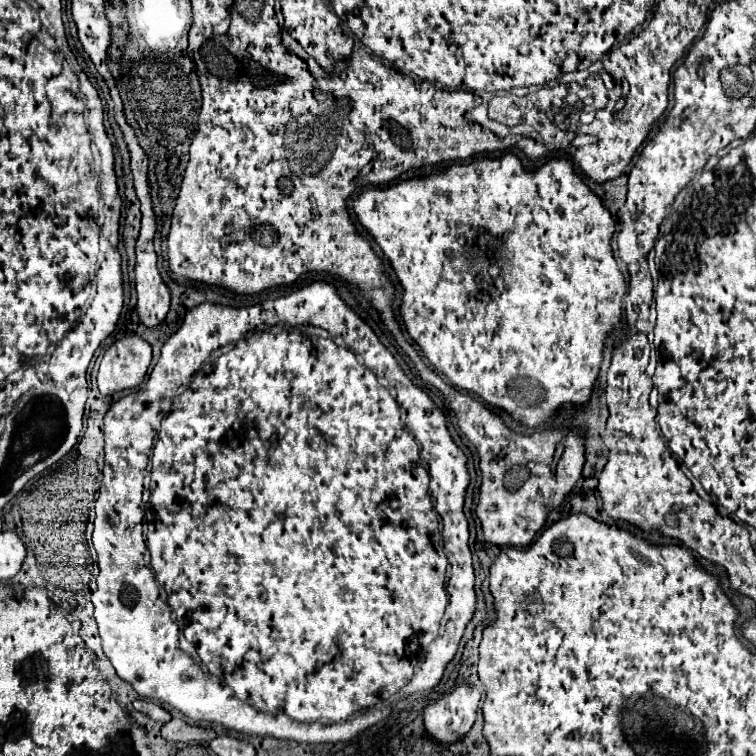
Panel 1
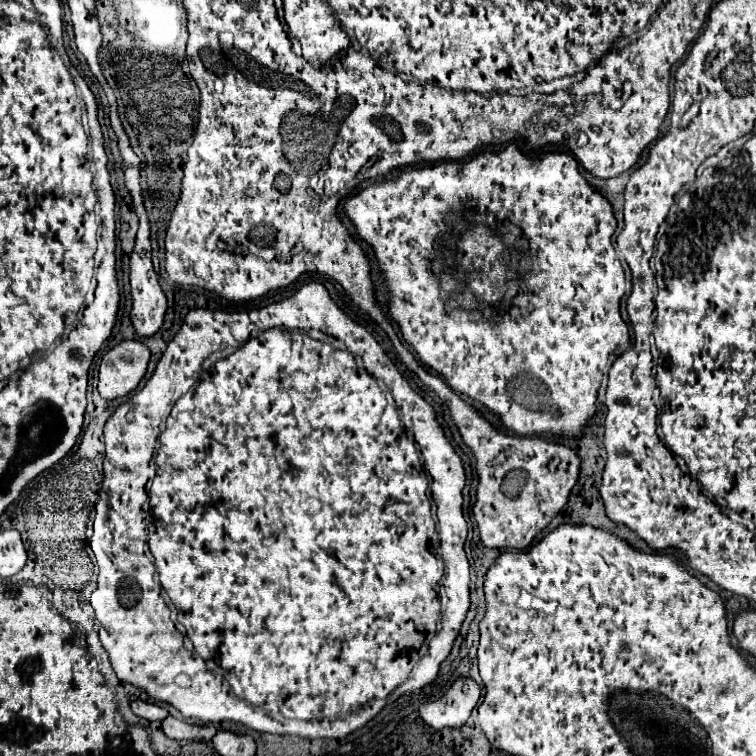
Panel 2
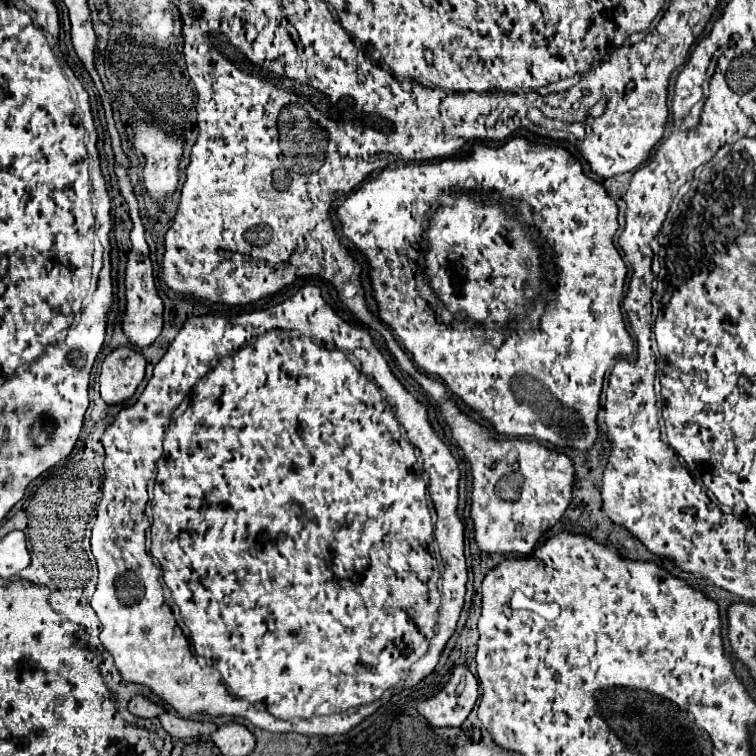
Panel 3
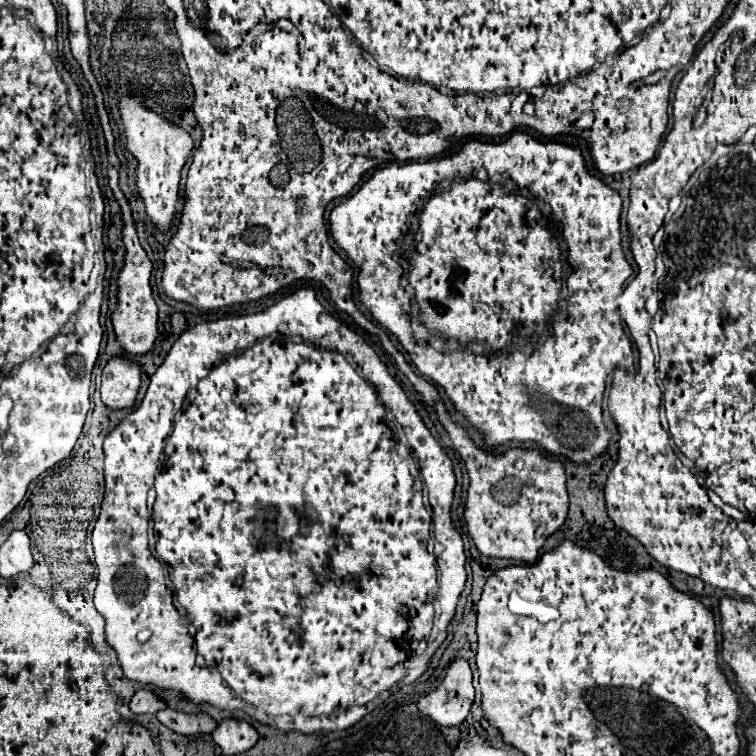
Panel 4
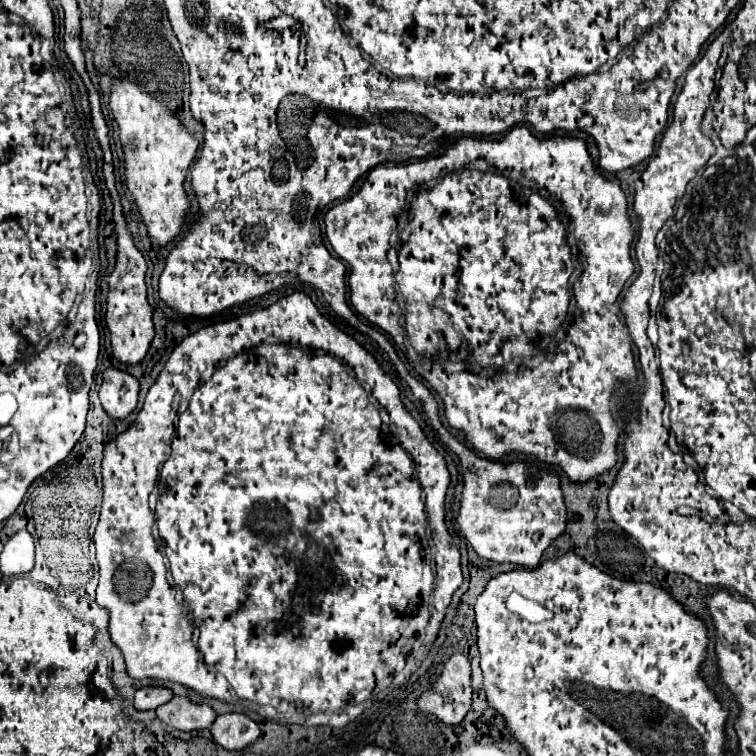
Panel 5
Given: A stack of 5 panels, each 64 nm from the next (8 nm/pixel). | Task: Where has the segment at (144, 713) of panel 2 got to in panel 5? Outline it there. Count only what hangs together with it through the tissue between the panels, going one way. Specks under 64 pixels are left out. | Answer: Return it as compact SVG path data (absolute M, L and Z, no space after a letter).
M146 686L140 688L134 696L134 708L136 710L156 710L158 706L172 700L172 692L162 686Z

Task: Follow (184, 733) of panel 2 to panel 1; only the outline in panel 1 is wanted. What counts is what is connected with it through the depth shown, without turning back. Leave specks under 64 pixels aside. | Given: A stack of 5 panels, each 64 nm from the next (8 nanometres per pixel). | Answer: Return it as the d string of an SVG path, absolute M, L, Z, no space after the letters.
M172 718L168 724L164 724L160 734L166 742L210 742L216 736L216 732L210 728L192 726L178 718Z

